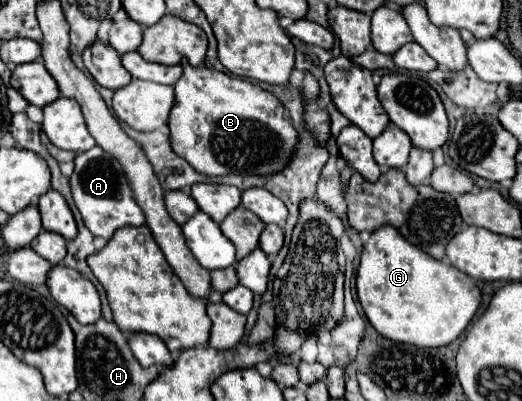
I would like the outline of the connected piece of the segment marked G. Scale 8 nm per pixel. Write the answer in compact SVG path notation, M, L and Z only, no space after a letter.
M390 224L370 234L356 274L358 302L370 324L384 338L438 348L458 338L480 306L480 290L472 278L408 244Z

